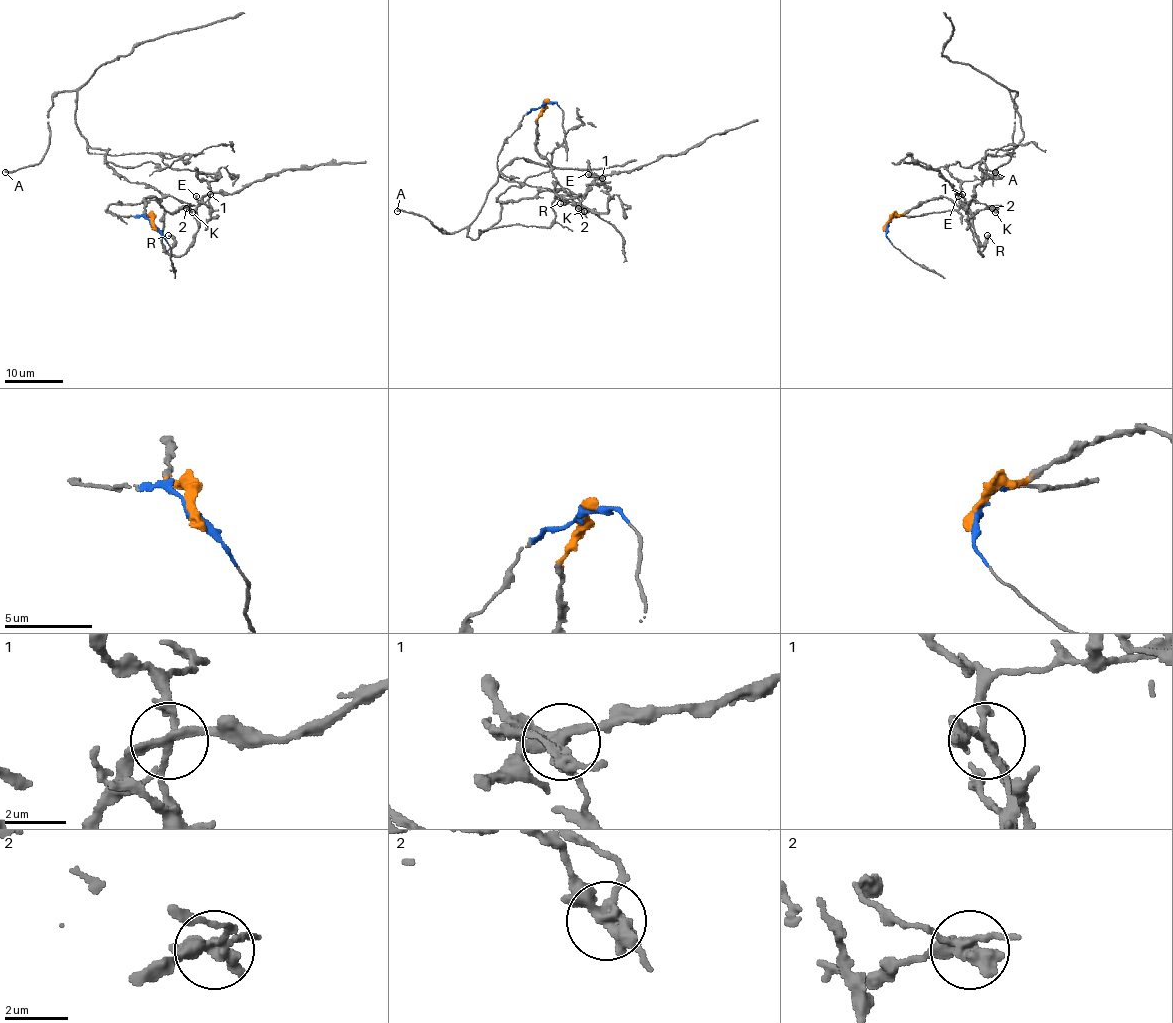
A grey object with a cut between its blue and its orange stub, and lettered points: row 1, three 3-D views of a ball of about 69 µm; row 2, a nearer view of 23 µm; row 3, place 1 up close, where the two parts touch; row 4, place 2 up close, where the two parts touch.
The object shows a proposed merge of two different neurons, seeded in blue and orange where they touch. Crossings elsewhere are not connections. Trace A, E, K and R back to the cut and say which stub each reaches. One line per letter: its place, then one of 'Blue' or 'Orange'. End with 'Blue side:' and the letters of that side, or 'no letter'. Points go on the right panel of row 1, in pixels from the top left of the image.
A: Place: (995, 172). Blue
E: Place: (958, 196). Blue
K: Place: (995, 212). Orange
R: Place: (987, 235). Orange
Blue side: A, E

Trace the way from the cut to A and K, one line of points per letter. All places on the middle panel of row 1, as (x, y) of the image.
A: (545, 103), (497, 170), (554, 189), (498, 201), (472, 239), (396, 211)
K: (545, 103), (538, 119), (538, 151), (546, 160), (562, 189), (584, 211)

